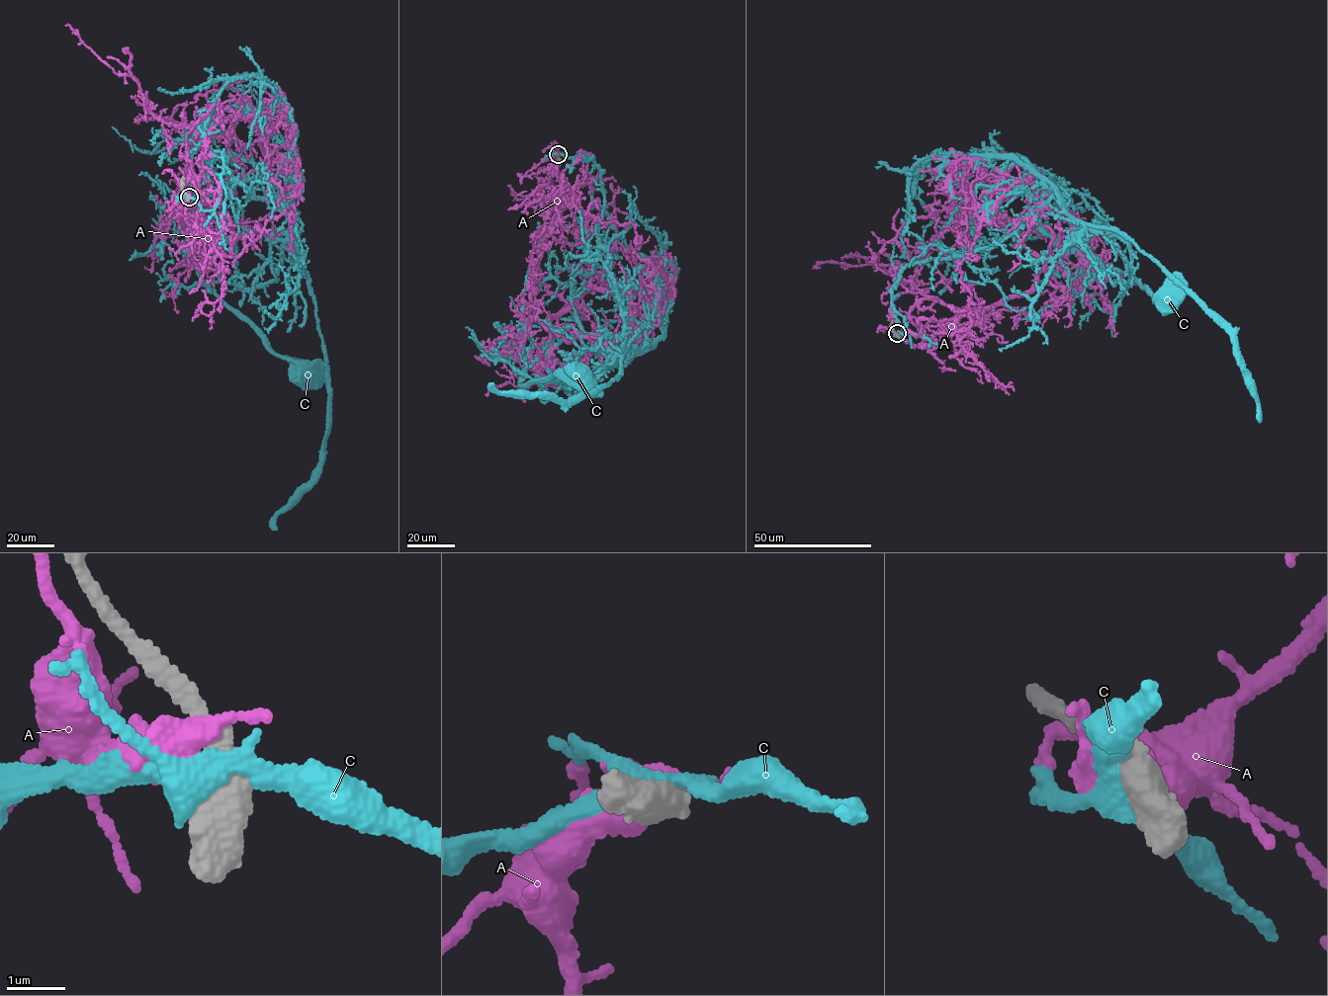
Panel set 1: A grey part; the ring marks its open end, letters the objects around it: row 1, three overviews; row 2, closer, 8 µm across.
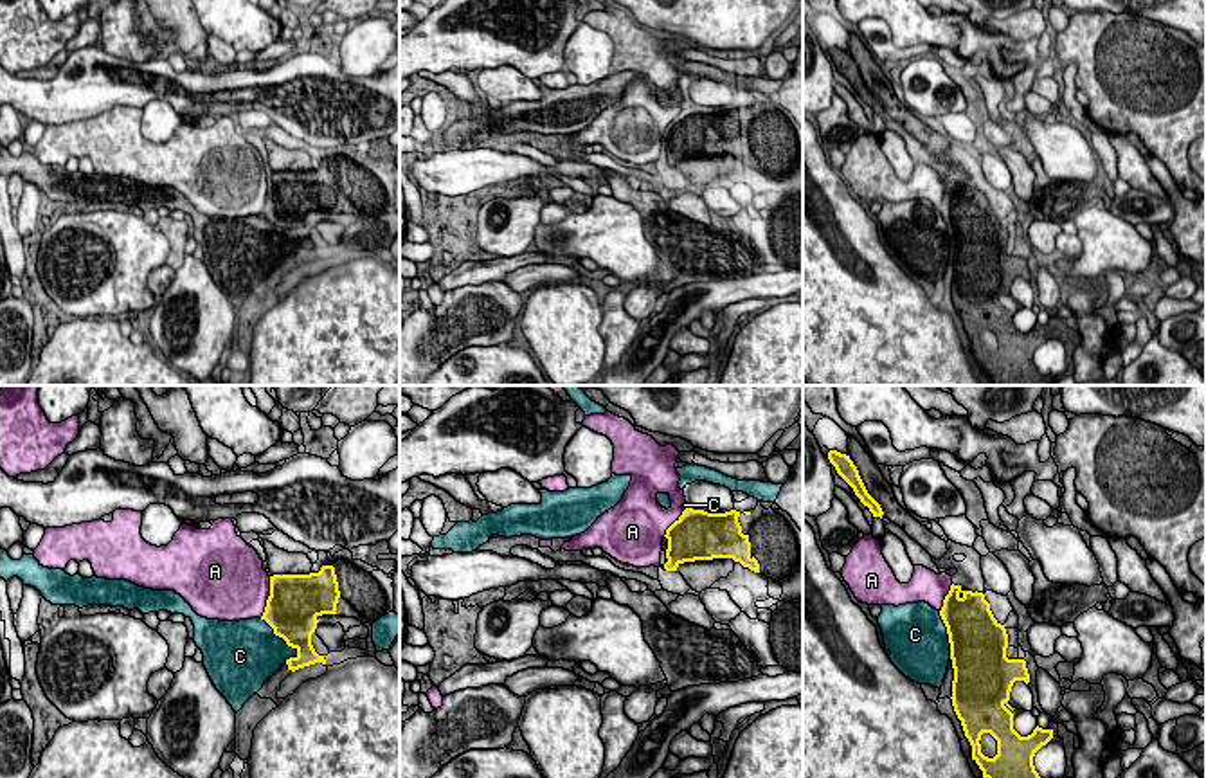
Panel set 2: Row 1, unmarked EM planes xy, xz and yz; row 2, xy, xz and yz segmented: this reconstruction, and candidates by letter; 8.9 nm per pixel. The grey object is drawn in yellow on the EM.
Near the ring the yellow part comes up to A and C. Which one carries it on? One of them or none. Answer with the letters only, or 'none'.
none

